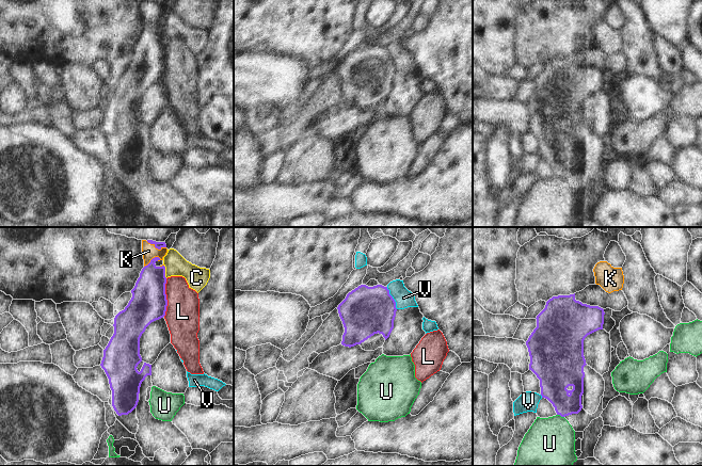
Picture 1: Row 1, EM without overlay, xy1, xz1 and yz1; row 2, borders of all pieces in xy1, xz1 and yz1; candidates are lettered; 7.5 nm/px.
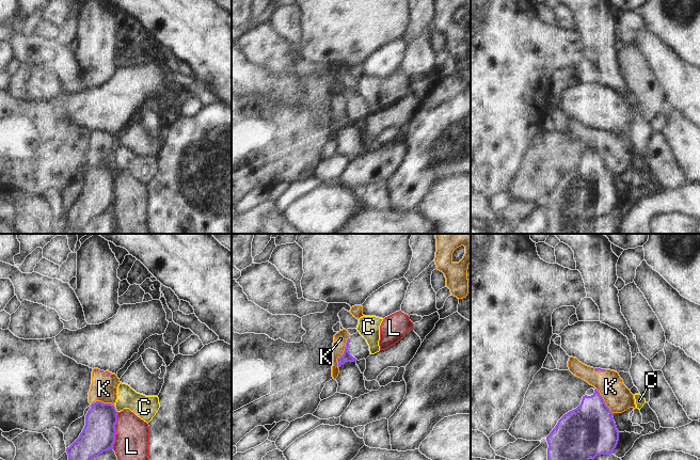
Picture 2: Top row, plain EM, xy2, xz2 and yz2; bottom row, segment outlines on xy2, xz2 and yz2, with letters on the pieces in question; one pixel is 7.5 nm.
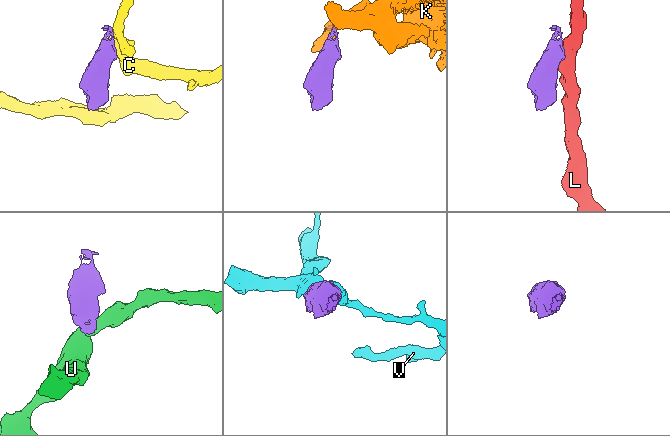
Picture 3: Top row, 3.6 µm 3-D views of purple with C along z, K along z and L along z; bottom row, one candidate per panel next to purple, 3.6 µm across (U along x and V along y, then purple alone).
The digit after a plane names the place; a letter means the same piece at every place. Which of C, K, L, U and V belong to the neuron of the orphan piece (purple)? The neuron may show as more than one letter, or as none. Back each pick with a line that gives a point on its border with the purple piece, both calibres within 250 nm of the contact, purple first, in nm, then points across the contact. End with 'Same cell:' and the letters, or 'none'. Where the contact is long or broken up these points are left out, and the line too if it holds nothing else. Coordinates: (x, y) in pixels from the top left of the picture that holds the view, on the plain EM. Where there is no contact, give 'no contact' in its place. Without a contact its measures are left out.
Same cell: none

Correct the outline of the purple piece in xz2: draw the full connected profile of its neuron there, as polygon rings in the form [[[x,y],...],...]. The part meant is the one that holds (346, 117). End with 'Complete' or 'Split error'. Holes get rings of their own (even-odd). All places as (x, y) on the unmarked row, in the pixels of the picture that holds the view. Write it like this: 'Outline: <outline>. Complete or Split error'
Outline: [[[357,92],[355,95],[350,96],[346,104],[344,115],[337,120],[338,129],[347,123],[366,121],[369,116],[369,107],[366,100]]]. Split error

